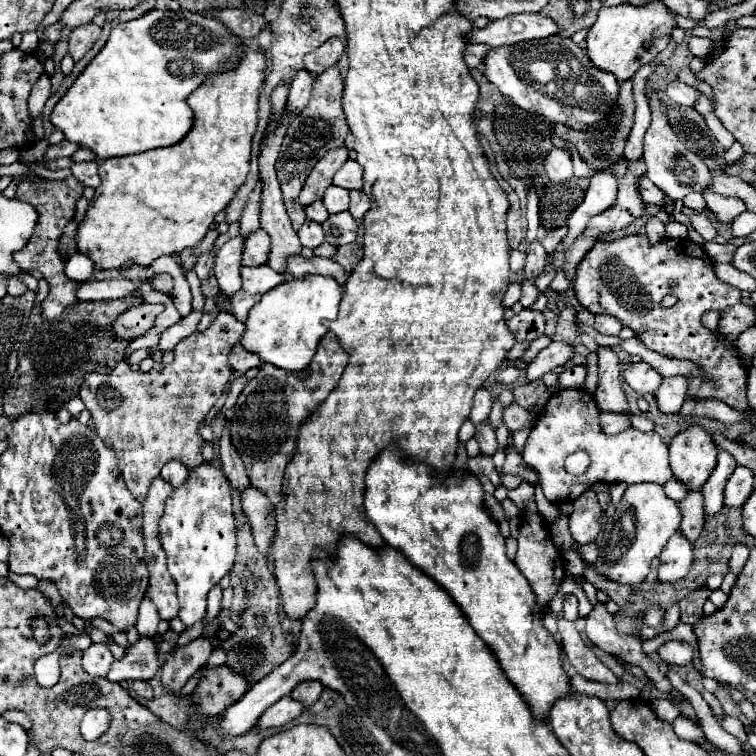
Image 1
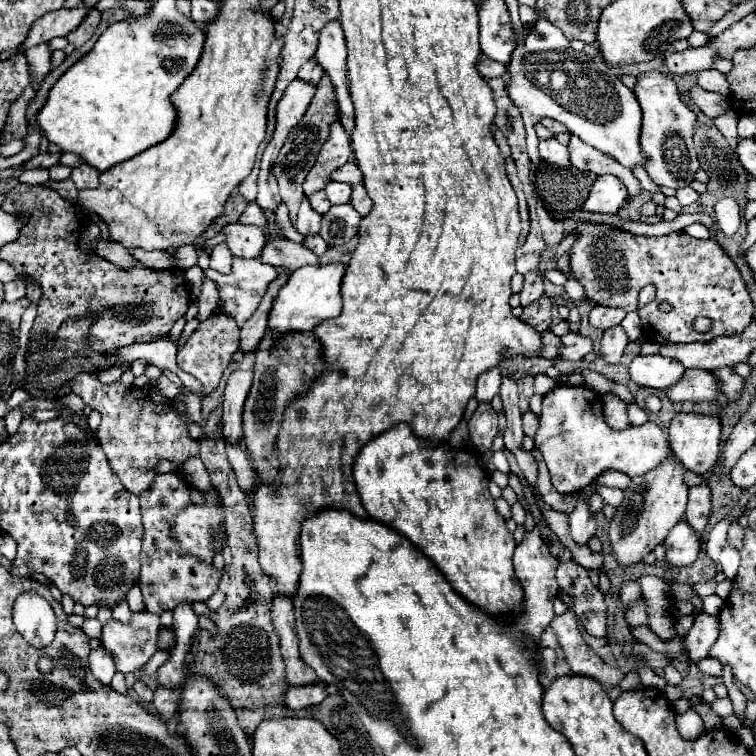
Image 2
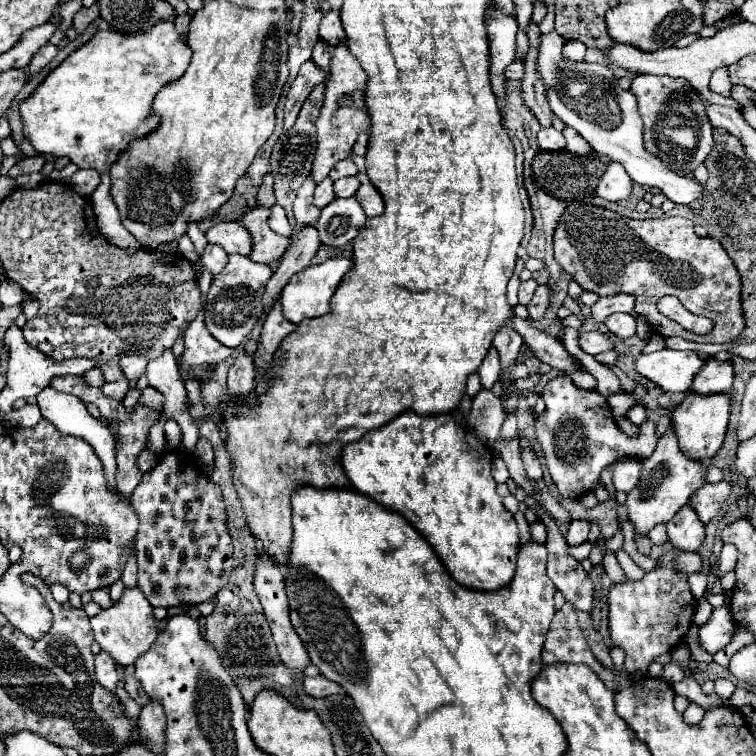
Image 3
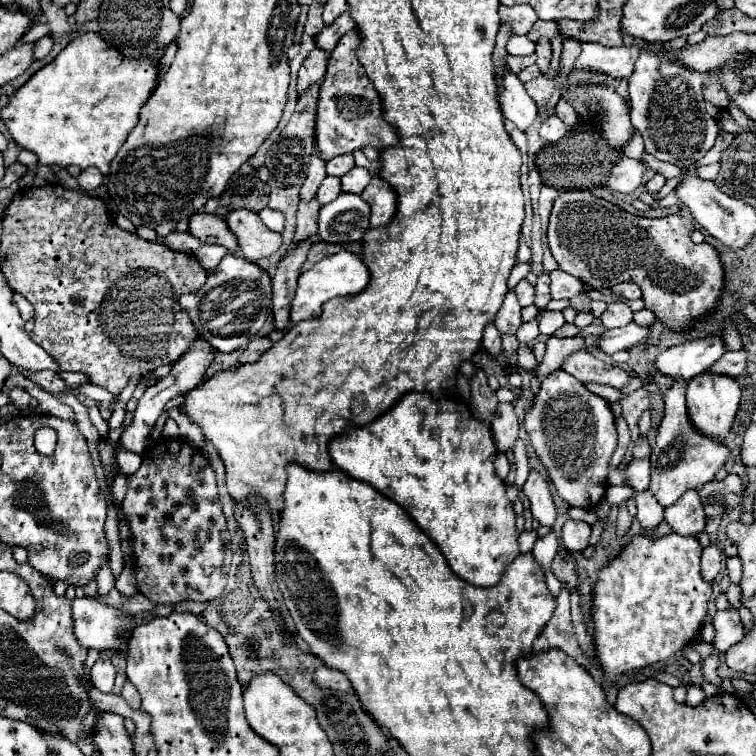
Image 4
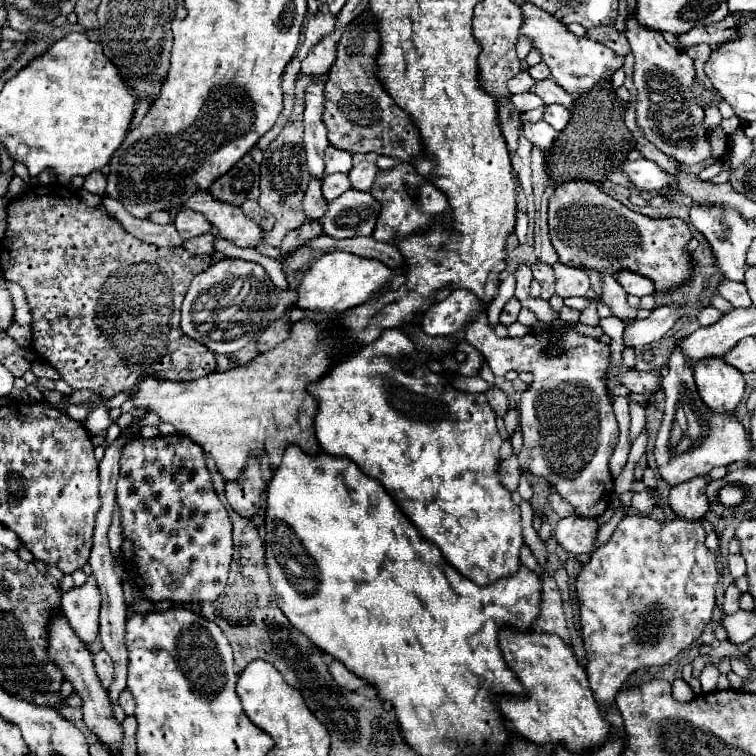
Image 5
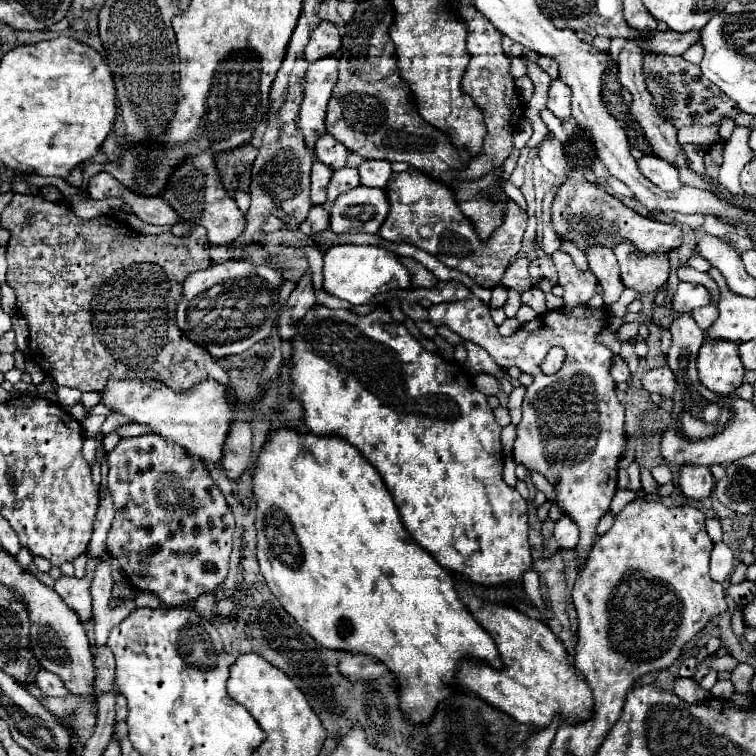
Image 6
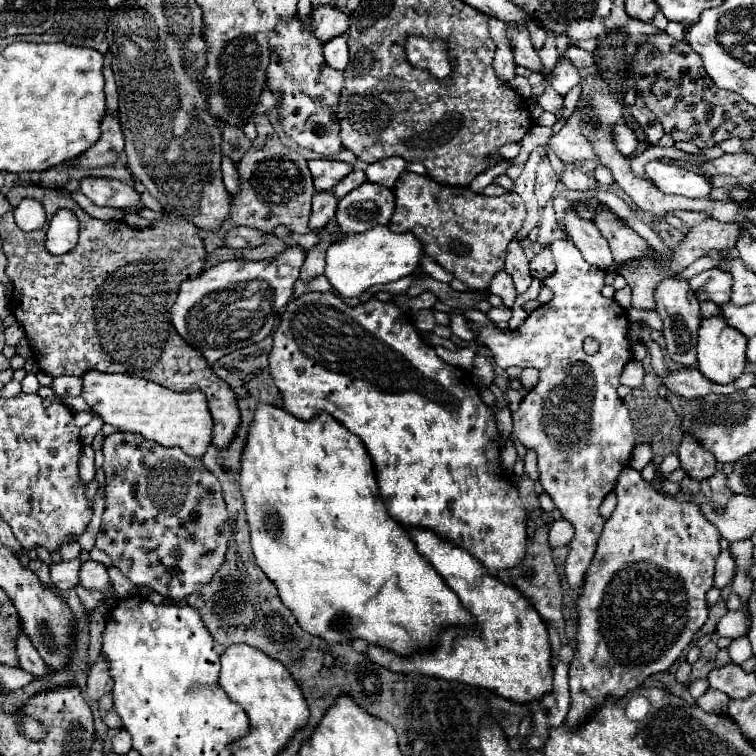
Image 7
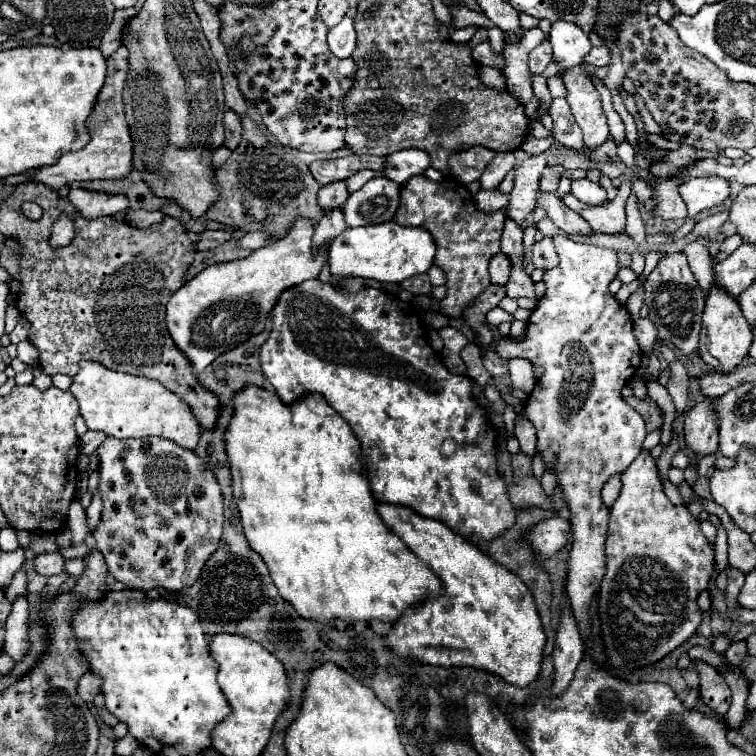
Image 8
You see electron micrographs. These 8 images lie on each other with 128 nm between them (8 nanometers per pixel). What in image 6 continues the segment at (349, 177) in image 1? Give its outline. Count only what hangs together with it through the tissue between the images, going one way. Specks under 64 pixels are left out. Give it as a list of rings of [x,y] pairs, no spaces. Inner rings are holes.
[[[326,132],[316,142],[316,158],[318,158],[318,162],[330,166],[332,170],[340,170],[346,166],[348,150]]]

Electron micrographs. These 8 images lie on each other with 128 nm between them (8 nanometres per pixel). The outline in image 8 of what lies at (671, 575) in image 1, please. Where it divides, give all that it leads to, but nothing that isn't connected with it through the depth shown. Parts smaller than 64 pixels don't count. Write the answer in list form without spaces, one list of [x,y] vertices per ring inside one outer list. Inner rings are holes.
[[[712,400],[696,404],[684,420],[684,440],[686,446],[696,456],[710,456],[718,450],[718,426],[716,414],[712,410]]]

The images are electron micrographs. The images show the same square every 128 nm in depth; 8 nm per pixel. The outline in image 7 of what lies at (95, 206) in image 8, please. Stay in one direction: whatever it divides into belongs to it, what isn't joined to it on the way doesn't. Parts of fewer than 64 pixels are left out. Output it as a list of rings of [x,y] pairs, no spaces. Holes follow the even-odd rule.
[[[82,178],[80,180],[82,192],[98,206],[110,206],[110,208],[128,208],[128,210],[142,210],[146,208],[140,194],[120,182],[120,180],[112,180],[112,178]]]

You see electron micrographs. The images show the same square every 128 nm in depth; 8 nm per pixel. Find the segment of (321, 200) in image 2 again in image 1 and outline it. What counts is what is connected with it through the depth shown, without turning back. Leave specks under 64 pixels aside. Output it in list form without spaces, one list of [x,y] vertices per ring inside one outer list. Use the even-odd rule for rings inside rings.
[[[316,200],[314,204],[310,204],[310,206],[306,208],[306,218],[308,218],[308,220],[312,220],[312,222],[322,224],[324,220],[328,220],[328,212],[326,212],[324,204],[322,204],[320,200]]]

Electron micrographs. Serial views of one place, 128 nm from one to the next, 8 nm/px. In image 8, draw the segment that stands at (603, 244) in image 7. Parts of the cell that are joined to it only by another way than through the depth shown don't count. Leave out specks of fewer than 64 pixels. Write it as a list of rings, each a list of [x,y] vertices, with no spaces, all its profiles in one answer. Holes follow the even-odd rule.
[[[538,194],[538,208],[544,208],[548,218],[560,230],[564,230],[568,236],[588,236],[588,234],[592,234],[590,224],[582,216],[578,216],[578,212],[572,212],[554,194]]]

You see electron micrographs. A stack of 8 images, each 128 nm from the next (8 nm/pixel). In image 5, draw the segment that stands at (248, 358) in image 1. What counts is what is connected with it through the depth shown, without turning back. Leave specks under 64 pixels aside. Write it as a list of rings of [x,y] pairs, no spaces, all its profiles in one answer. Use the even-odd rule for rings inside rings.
[[[310,180],[308,190],[304,194],[302,206],[304,206],[304,214],[308,220],[320,220],[326,212],[326,200],[322,196],[322,188],[320,188],[320,180]]]

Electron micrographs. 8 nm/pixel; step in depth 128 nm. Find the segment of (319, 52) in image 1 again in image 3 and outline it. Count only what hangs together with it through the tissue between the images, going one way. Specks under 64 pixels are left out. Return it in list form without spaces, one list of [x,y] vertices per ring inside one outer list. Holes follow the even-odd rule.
[[[336,10],[328,12],[322,18],[322,24],[320,24],[320,40],[324,40],[330,46],[338,46],[340,42],[346,40],[346,34],[344,34],[344,28],[342,28],[342,20],[340,20],[340,14]]]

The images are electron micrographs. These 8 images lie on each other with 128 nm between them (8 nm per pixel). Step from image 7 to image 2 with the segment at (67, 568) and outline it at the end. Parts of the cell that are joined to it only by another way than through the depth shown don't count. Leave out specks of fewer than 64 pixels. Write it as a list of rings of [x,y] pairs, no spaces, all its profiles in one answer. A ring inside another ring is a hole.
[[[152,612],[132,614],[130,624],[120,624],[110,620],[102,630],[102,646],[114,656],[114,664],[122,674],[140,670],[156,648],[156,638],[160,630],[160,616]]]

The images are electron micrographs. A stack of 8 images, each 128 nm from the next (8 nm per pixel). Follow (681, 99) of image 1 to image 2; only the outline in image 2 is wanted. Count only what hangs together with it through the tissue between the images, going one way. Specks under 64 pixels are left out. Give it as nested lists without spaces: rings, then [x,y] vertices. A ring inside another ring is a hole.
[[[694,84],[690,90],[688,90],[688,98],[692,104],[696,104],[706,116],[714,118],[718,114],[722,114],[726,108],[728,108],[728,98],[722,96],[722,94],[716,94],[716,92],[708,92],[704,88],[700,88],[698,84]]]

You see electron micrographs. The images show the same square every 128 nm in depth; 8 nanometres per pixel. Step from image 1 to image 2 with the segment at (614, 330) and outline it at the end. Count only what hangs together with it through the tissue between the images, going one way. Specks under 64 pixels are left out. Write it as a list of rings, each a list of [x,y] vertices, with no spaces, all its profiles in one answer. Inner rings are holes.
[[[594,306],[590,312],[590,324],[600,330],[608,330],[608,328],[614,328],[616,324],[620,324],[624,320],[624,316],[626,316],[626,312],[620,308]]]

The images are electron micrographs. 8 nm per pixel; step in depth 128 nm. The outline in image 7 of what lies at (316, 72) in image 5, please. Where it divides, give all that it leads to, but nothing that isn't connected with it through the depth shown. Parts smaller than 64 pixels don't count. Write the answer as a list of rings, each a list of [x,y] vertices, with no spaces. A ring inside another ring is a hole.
[[[320,6],[314,10],[312,14],[312,34],[326,44],[328,40],[346,34],[348,30],[348,16],[342,14],[338,8],[328,8],[328,6]]]

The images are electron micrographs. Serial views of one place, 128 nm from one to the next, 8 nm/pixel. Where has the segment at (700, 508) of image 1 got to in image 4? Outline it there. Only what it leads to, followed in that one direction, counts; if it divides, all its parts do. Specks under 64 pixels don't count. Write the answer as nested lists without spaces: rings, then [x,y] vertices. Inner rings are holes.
[[[728,474],[722,482],[712,480],[698,490],[706,516],[716,516],[722,514],[722,510],[742,506],[742,492],[742,480],[736,474]]]

